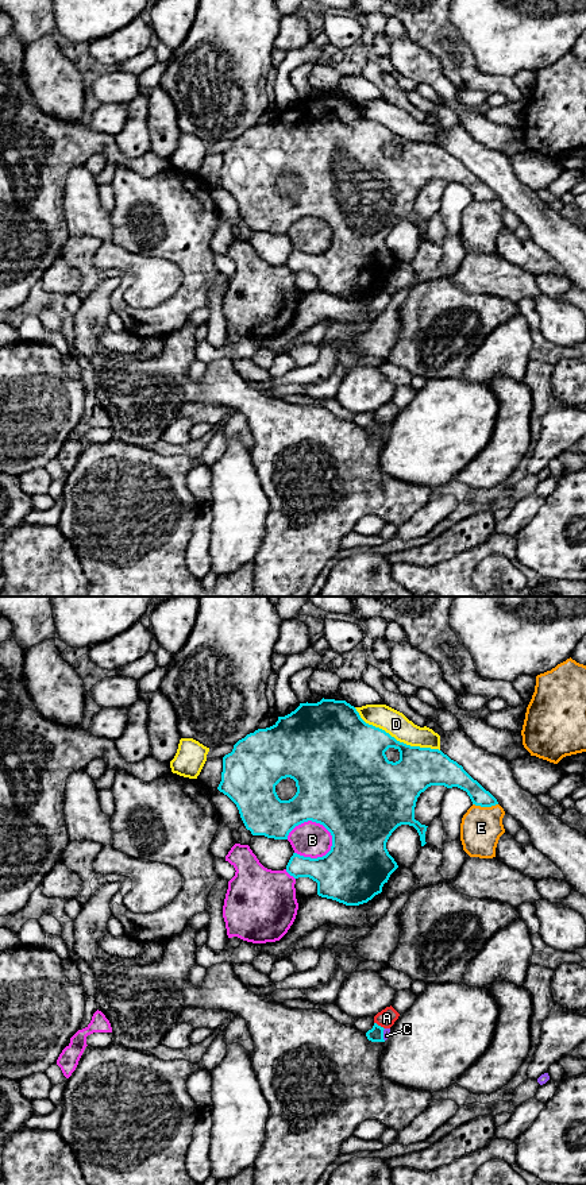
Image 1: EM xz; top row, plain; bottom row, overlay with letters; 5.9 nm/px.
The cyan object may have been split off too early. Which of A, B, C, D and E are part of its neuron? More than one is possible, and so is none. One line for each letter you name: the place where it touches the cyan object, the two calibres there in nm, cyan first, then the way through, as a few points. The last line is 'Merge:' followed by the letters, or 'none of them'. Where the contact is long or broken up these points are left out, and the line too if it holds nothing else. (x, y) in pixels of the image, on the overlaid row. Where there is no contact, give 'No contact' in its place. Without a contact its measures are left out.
Merge: none of them

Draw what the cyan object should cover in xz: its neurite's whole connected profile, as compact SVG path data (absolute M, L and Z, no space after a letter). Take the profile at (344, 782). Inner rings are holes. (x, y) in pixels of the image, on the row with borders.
M321 699L317 703L300 706L266 729L258 729L239 740L231 753L223 757L221 781L217 787L238 807L240 818L252 835L265 835L274 839L288 839L289 833L298 825L312 821L323 825L332 835L331 850L317 858L293 853L286 872L294 879L309 877L317 883L317 895L346 906L359 906L382 892L390 875L398 868L386 849L392 833L401 825L413 826L421 841L425 842L425 825L415 819L417 798L431 786L458 787L467 792L473 804L491 807L497 799L474 780L462 765L451 760L439 749L410 746L397 741L385 730L366 723L356 709L346 700ZM394 748L400 760L389 761L385 752ZM290 777L296 781L297 792L289 800L281 800L275 786Z

